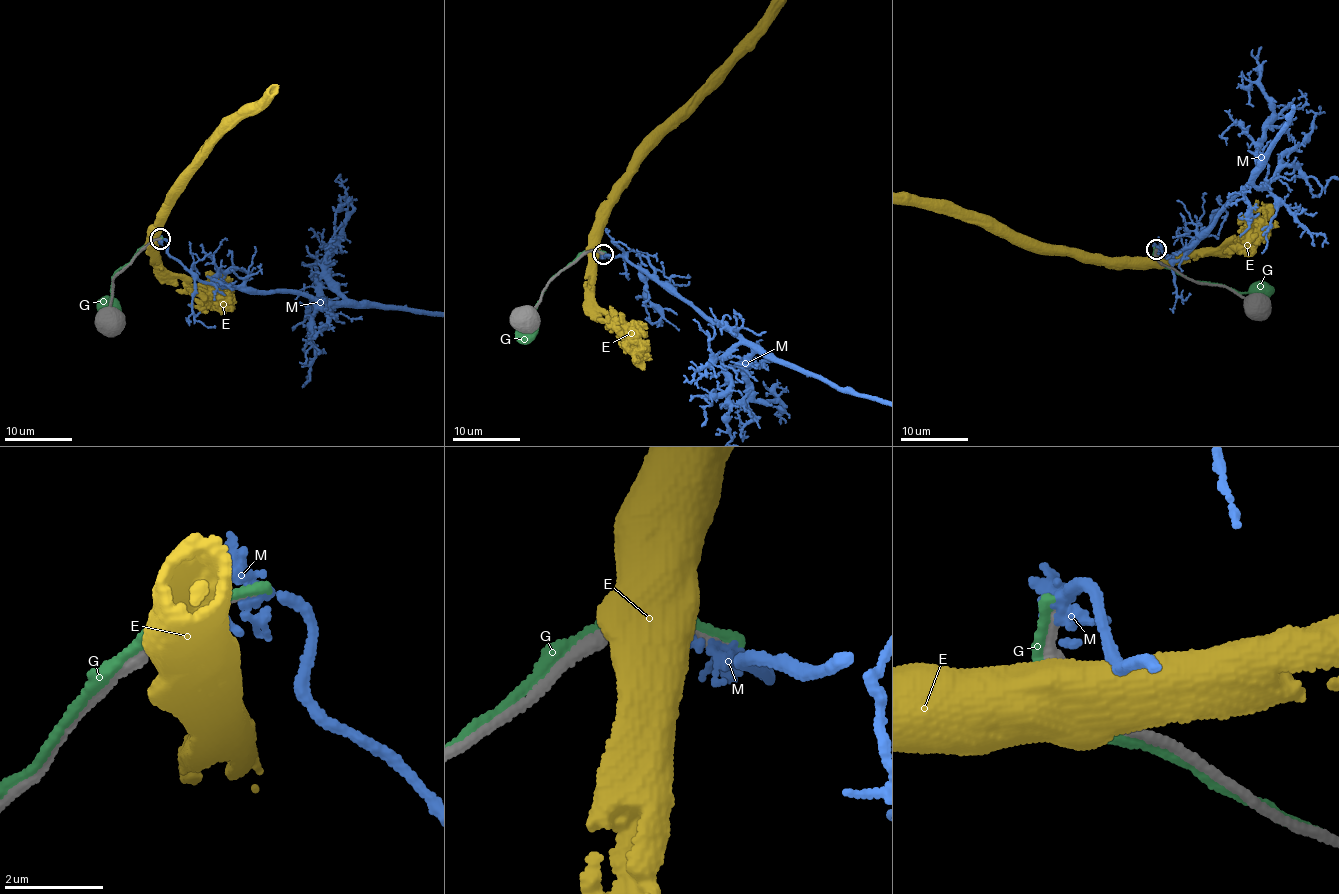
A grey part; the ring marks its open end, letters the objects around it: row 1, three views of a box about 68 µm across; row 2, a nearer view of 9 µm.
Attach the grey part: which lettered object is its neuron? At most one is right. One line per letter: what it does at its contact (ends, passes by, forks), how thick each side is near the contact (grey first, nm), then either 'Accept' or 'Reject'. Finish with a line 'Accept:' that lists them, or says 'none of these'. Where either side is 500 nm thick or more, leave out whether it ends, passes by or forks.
E: Thickness 240 nm (grey) against 700 nm. Reject
G: It passes by. Thickness 260 nm (grey) against 240 nm. Reject
M: It forks there. Thickness 240 nm (grey) against 200 nm. Accept
Accept: M

